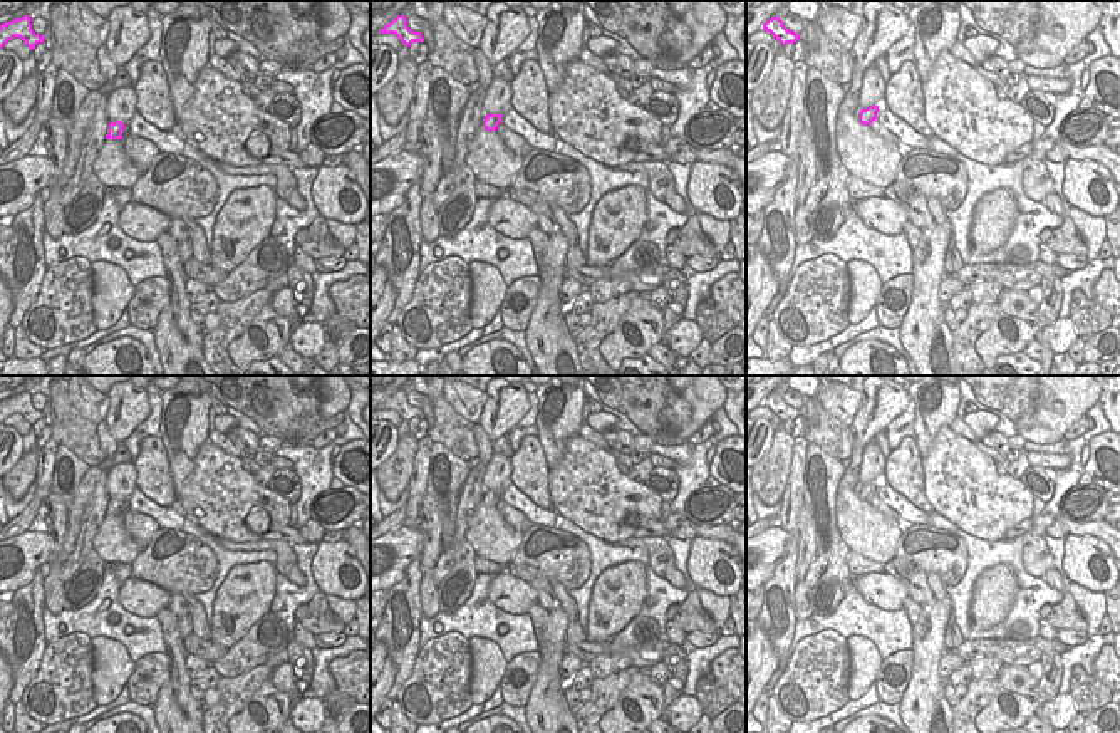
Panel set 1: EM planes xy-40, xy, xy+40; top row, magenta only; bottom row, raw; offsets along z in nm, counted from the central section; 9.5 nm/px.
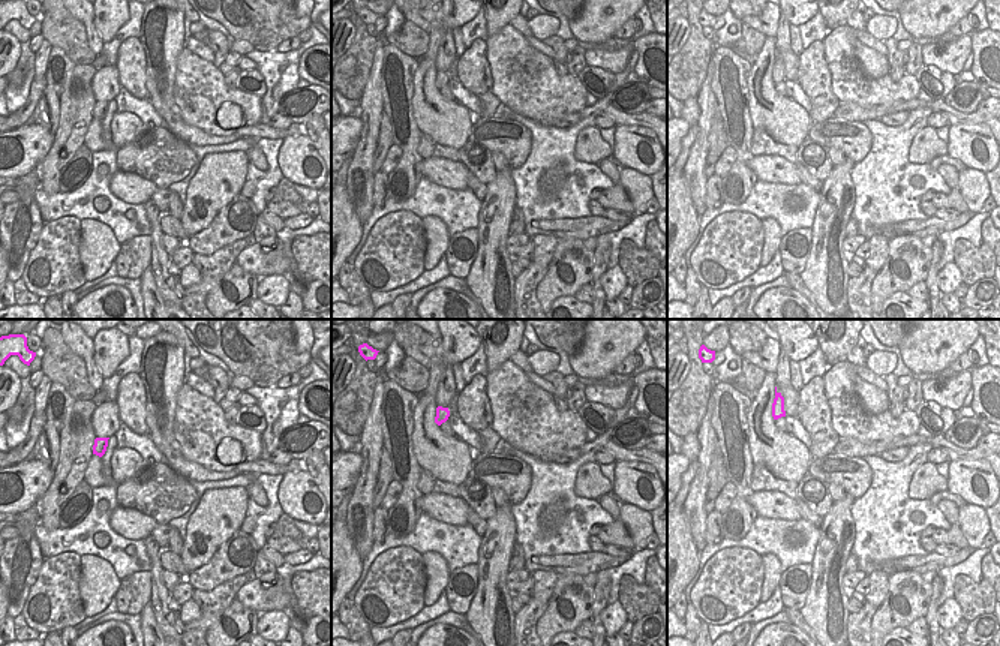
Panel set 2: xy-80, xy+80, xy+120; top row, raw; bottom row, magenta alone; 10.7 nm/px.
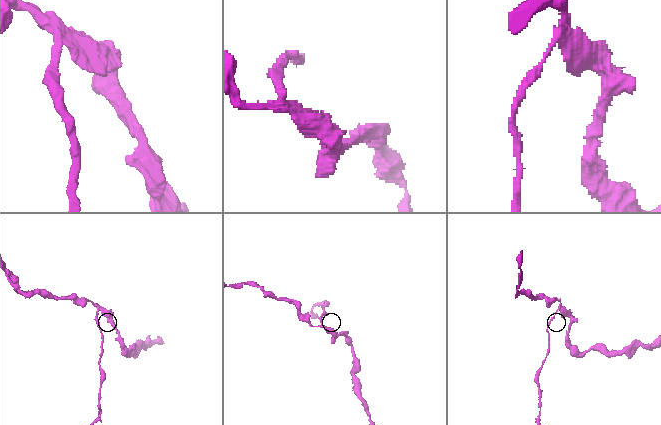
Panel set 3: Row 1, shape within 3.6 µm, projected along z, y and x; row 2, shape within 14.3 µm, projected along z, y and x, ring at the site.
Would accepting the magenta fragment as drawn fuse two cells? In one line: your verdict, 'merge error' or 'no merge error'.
no merge error

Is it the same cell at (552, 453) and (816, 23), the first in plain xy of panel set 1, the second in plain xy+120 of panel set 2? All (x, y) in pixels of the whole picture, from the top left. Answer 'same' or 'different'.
different

